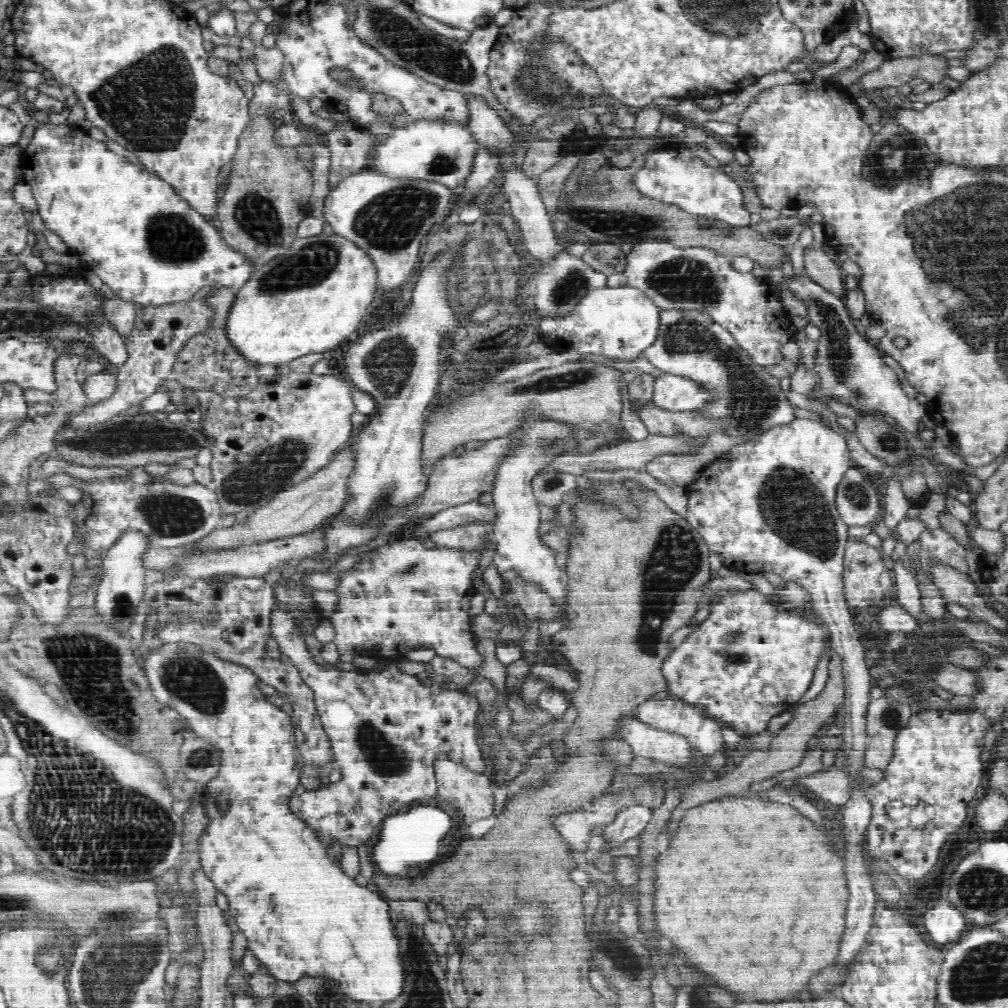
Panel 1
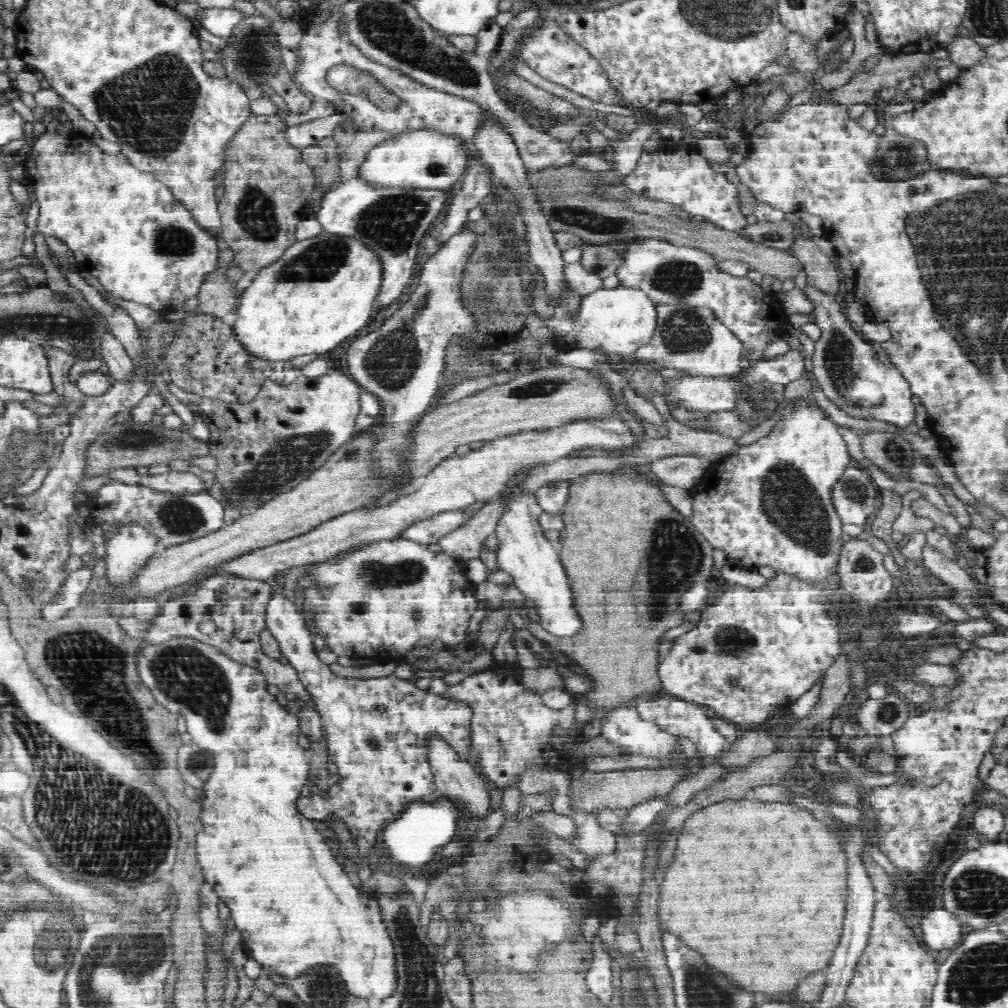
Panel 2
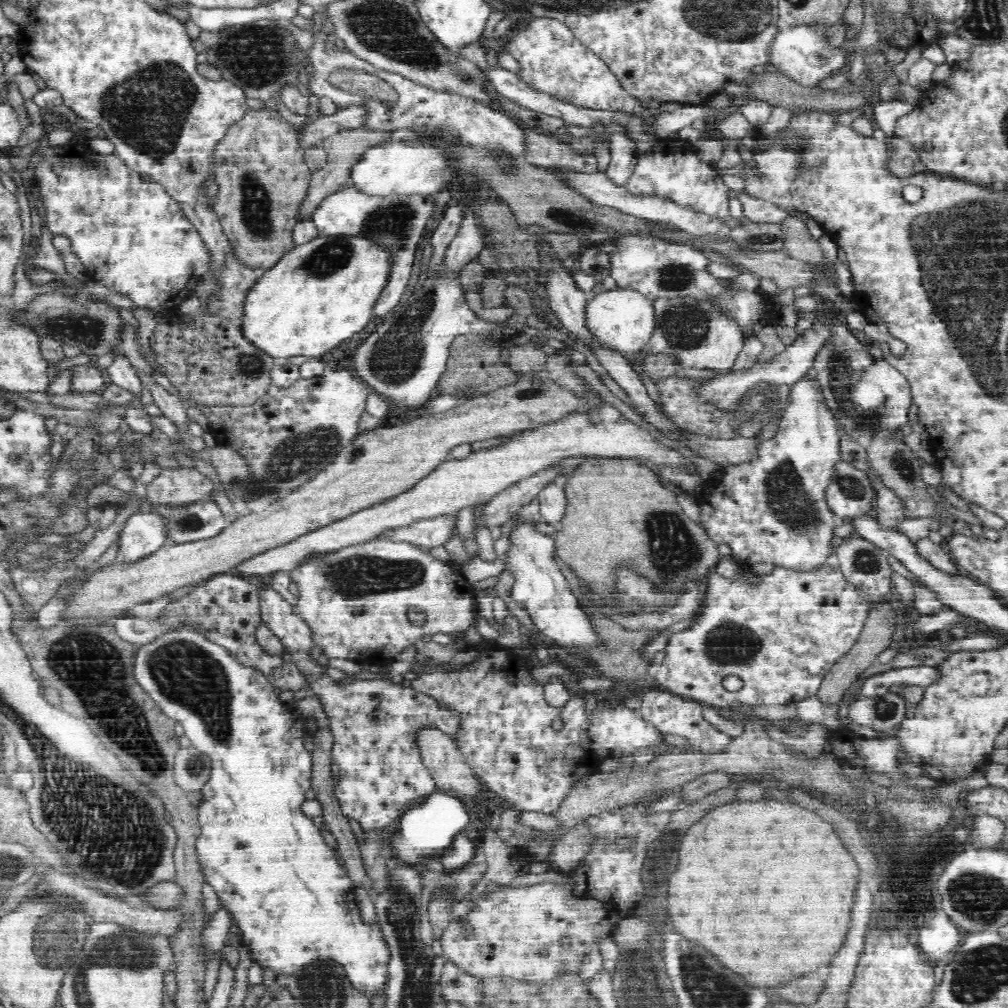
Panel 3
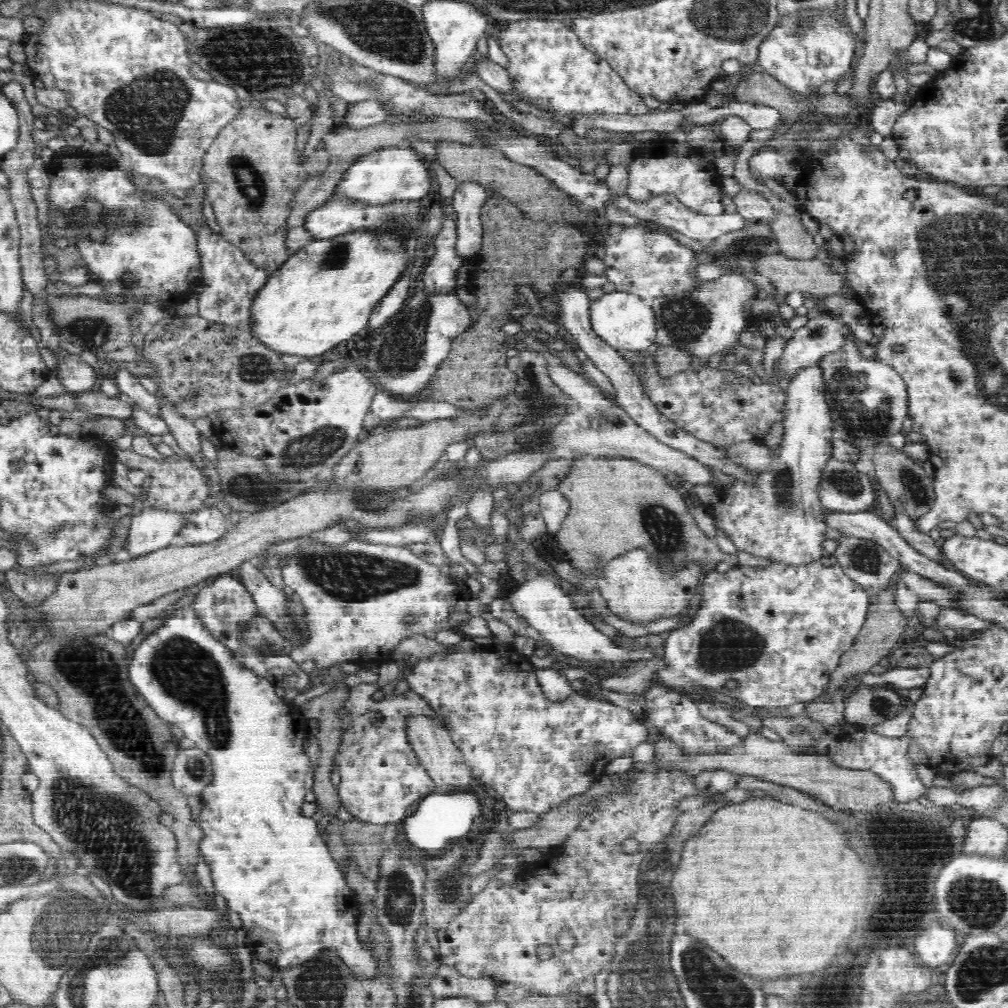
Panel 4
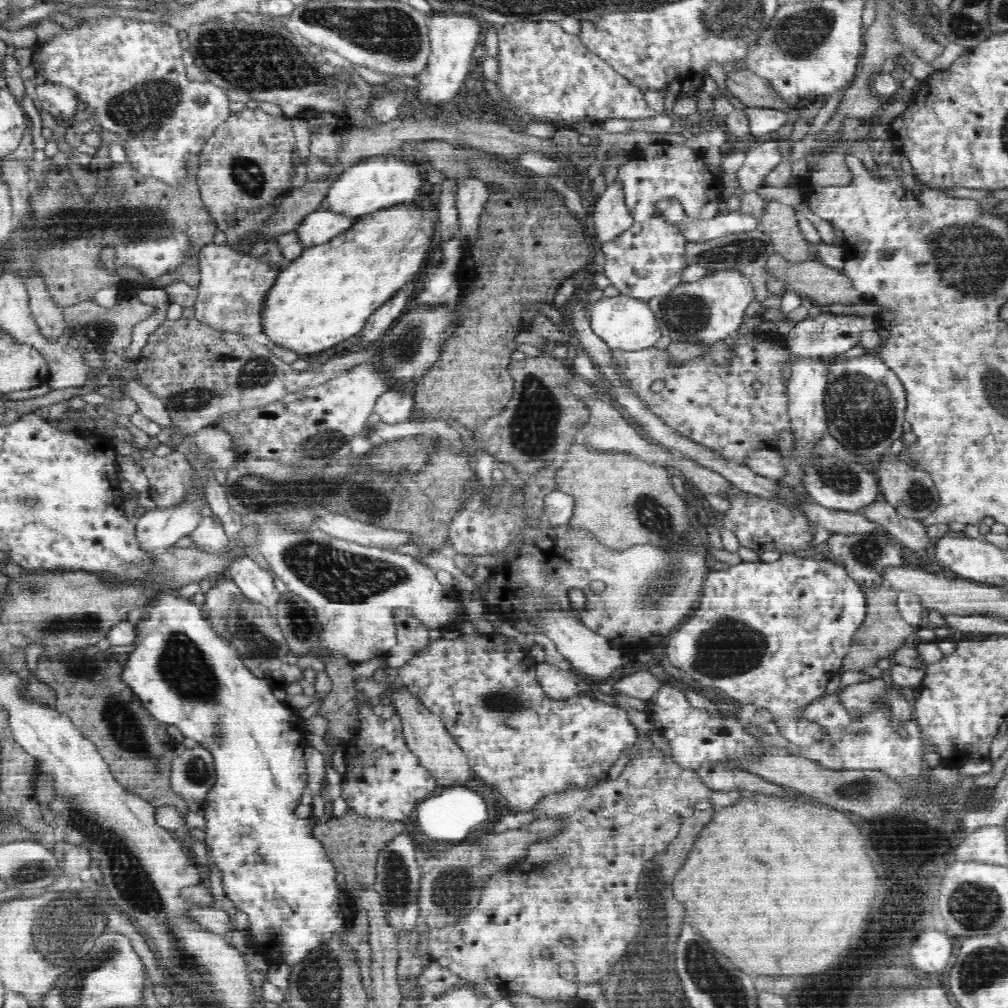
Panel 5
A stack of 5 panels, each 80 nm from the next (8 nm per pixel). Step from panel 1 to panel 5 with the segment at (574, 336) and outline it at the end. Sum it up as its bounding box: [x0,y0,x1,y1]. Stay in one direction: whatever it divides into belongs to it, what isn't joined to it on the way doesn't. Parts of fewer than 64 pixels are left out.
[588,294,660,351]

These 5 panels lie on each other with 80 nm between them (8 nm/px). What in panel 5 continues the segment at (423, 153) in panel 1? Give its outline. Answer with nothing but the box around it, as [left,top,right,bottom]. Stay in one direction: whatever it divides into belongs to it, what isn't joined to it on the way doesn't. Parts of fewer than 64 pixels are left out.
[322,155,422,214]

